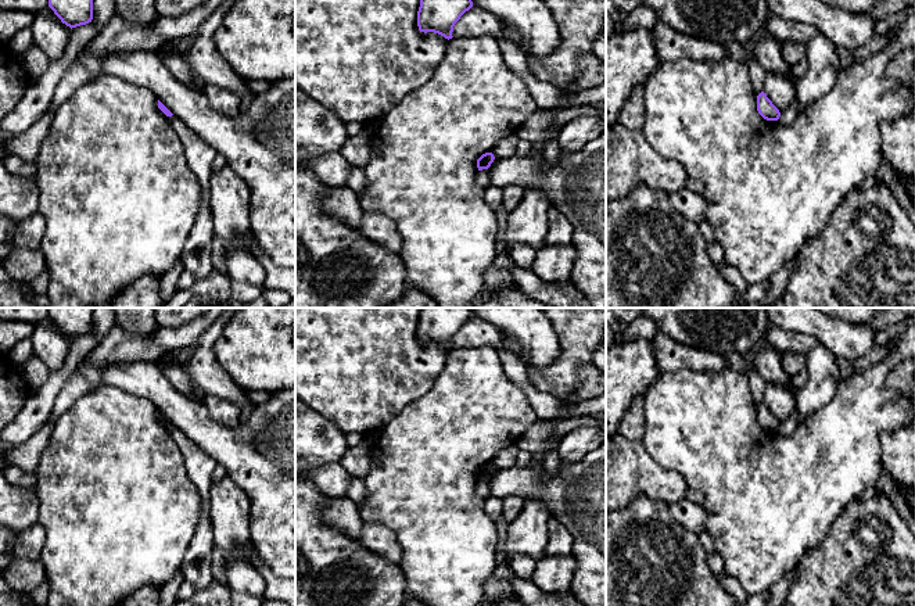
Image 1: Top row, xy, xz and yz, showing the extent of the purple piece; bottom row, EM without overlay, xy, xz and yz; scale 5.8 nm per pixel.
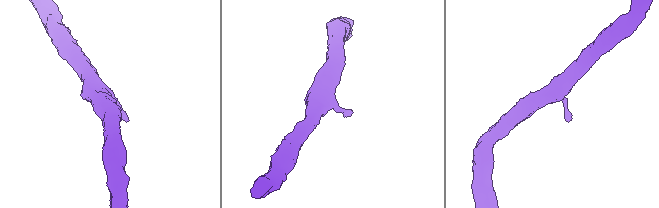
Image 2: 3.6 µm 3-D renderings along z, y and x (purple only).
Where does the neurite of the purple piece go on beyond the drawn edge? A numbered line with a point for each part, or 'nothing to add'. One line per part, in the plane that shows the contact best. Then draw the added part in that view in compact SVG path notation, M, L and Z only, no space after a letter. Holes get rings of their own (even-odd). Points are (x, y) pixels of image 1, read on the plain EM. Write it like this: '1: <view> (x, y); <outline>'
nothing to add

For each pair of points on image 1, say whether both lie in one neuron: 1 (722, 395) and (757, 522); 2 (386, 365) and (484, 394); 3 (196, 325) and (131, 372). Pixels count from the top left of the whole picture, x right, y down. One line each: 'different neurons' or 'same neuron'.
1: same neuron
2: different neurons
3: different neurons

